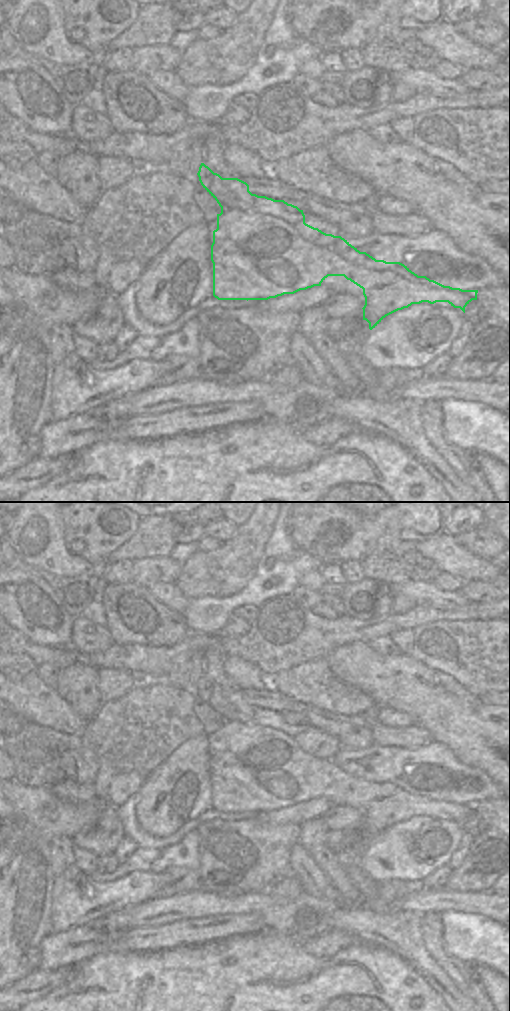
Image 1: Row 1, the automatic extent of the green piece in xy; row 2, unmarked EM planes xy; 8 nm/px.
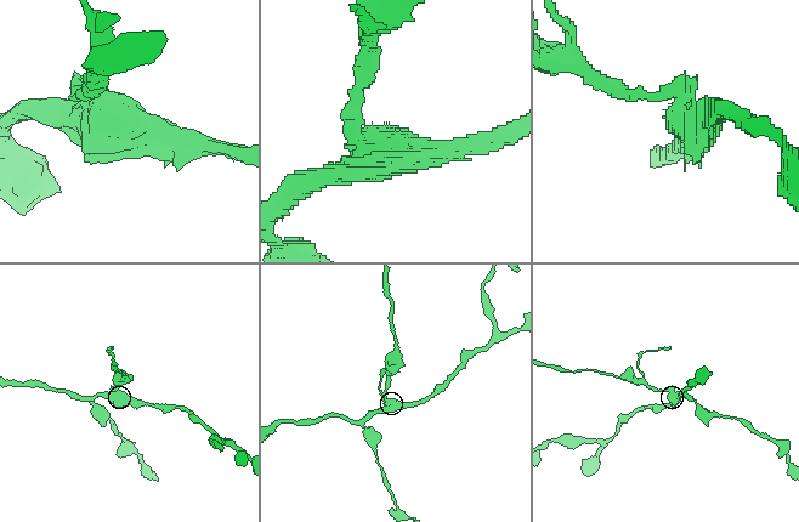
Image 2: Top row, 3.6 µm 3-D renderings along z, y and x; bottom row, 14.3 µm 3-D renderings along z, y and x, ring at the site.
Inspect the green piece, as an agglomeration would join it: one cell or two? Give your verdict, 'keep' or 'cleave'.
cleave

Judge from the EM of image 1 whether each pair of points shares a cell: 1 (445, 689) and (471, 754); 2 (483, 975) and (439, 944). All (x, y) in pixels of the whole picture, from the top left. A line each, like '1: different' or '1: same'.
1: same
2: different

